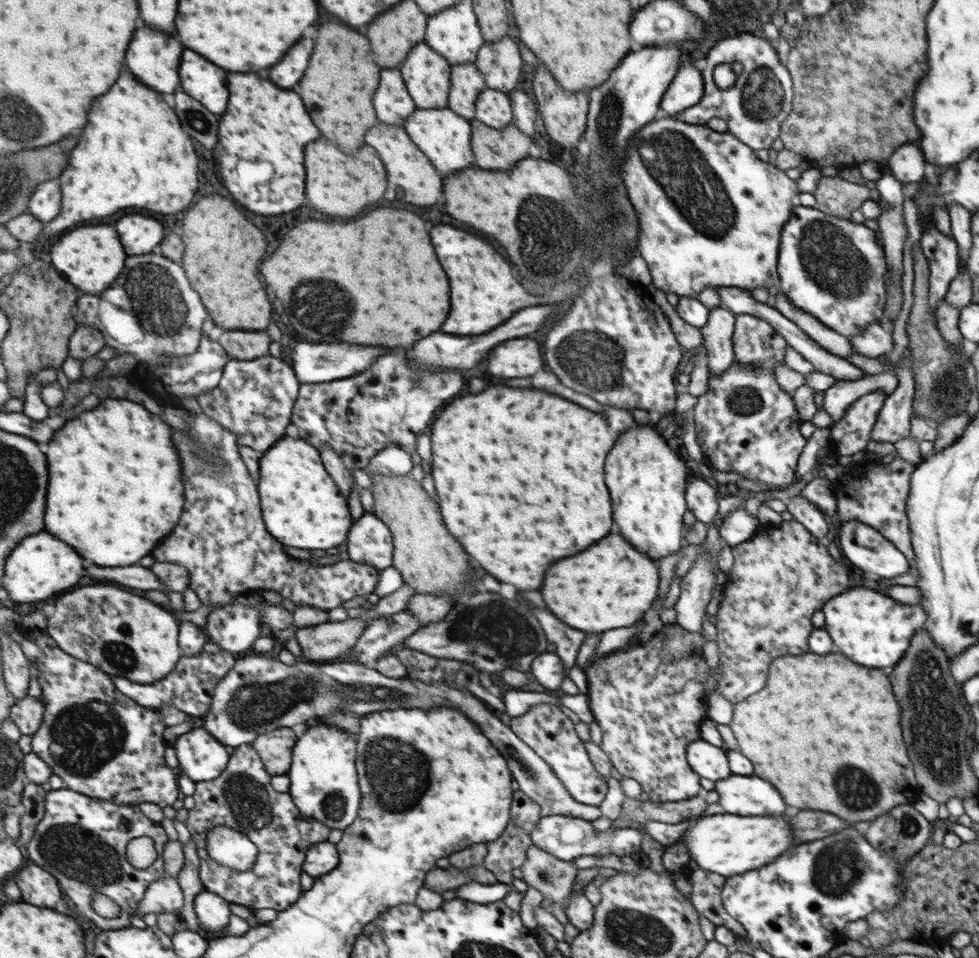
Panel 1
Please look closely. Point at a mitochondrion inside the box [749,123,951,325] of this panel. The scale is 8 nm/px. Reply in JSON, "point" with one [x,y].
{"point":[831,261]}

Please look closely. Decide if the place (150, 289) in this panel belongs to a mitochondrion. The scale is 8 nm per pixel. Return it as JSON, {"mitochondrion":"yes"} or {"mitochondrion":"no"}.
{"mitochondrion":"yes"}

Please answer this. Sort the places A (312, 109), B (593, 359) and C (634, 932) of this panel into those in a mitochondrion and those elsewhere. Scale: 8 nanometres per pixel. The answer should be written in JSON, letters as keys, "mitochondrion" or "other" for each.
{"A":"other","B":"mitochondrion","C":"mitochondrion"}

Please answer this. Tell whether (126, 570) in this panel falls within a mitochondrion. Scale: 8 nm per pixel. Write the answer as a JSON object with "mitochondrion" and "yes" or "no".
{"mitochondrion":"no"}

